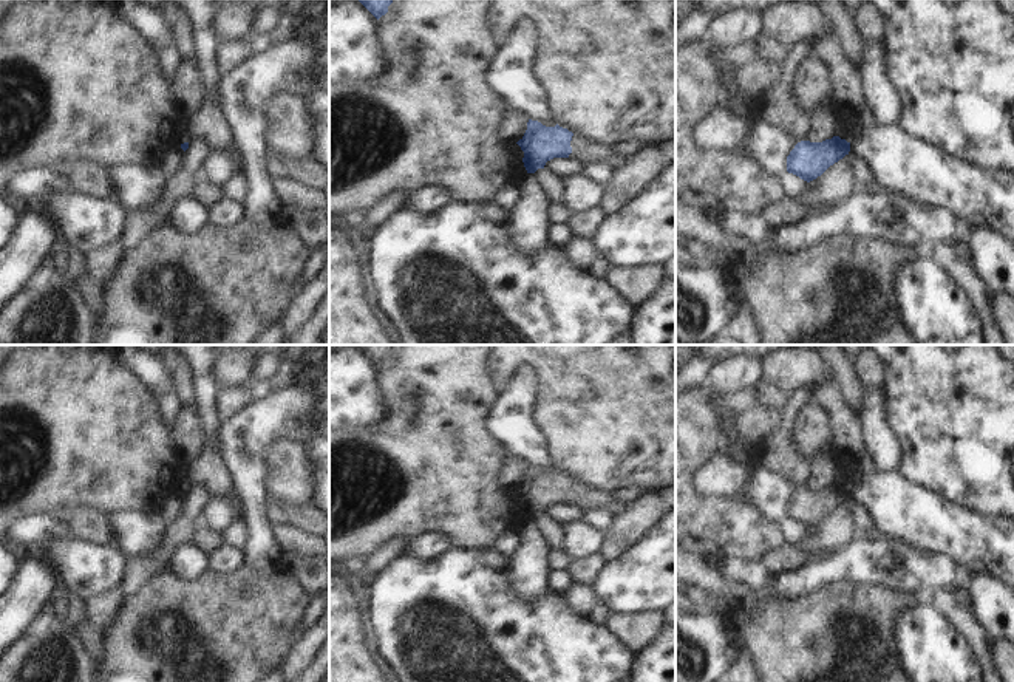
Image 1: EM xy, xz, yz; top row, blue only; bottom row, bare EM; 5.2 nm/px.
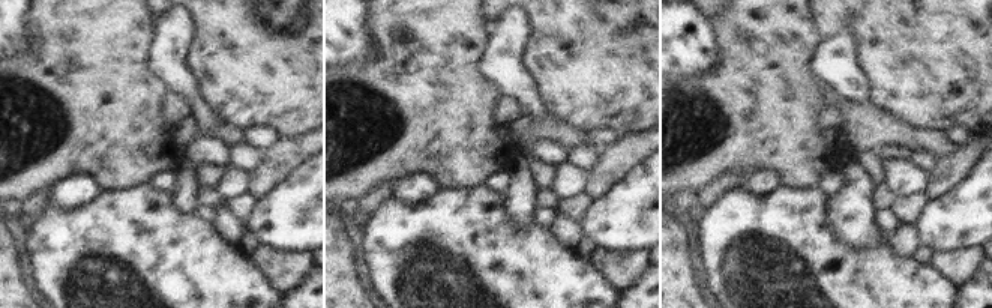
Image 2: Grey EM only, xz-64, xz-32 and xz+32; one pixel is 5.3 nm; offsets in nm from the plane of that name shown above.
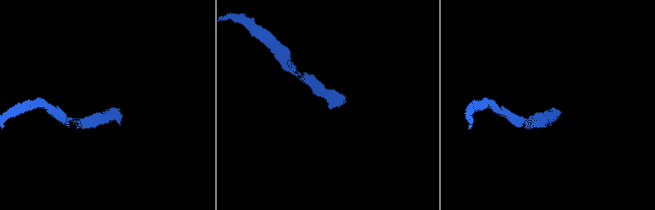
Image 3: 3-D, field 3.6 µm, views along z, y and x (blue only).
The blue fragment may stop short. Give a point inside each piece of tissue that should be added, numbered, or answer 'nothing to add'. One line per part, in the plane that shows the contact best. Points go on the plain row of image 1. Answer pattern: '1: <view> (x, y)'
1: xz (586, 498)

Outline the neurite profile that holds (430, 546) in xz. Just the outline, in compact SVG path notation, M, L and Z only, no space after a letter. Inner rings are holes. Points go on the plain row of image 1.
M425 534L410 541L405 554L419 560L436 560L453 549L451 538L444 534Z

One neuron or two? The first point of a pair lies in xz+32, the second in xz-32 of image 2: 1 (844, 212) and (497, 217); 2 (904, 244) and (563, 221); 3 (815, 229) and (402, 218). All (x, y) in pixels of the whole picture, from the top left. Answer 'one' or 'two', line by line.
1: two
2: one
3: one

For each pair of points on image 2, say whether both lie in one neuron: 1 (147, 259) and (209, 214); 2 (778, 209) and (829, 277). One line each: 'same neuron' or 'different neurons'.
1: different neurons
2: same neuron

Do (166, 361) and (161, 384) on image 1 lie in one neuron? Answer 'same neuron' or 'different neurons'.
different neurons

